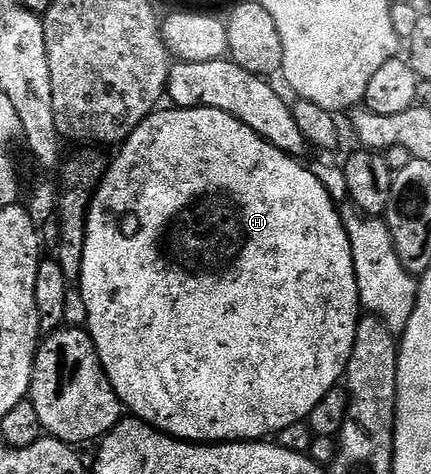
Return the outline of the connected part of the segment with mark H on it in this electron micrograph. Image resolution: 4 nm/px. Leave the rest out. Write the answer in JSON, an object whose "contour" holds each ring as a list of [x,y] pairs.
{"contour":[[[209,107],[171,110],[160,109],[149,115],[131,137],[119,144],[117,151],[120,152],[111,156],[108,169],[92,195],[78,280],[78,290],[88,314],[86,330],[92,336],[97,356],[117,397],[141,423],[185,443],[264,441],[275,437],[286,425],[305,422],[314,405],[318,405],[326,393],[337,390],[339,383],[336,382],[348,374],[354,337],[362,318],[350,237],[346,237],[337,204],[312,170],[300,164],[299,158],[270,145],[230,113]]]}

